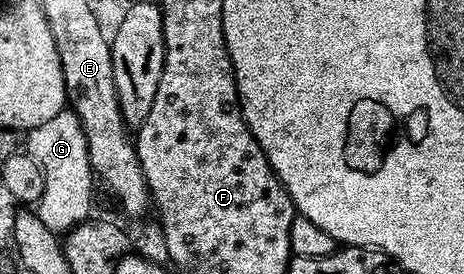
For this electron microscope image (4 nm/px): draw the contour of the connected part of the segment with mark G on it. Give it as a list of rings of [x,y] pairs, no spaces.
[[[63,109],[56,117],[37,126],[27,134],[26,151],[44,172],[45,189],[36,205],[36,213],[45,227],[55,233],[65,233],[85,222],[91,216],[94,174],[78,115],[73,110]]]

